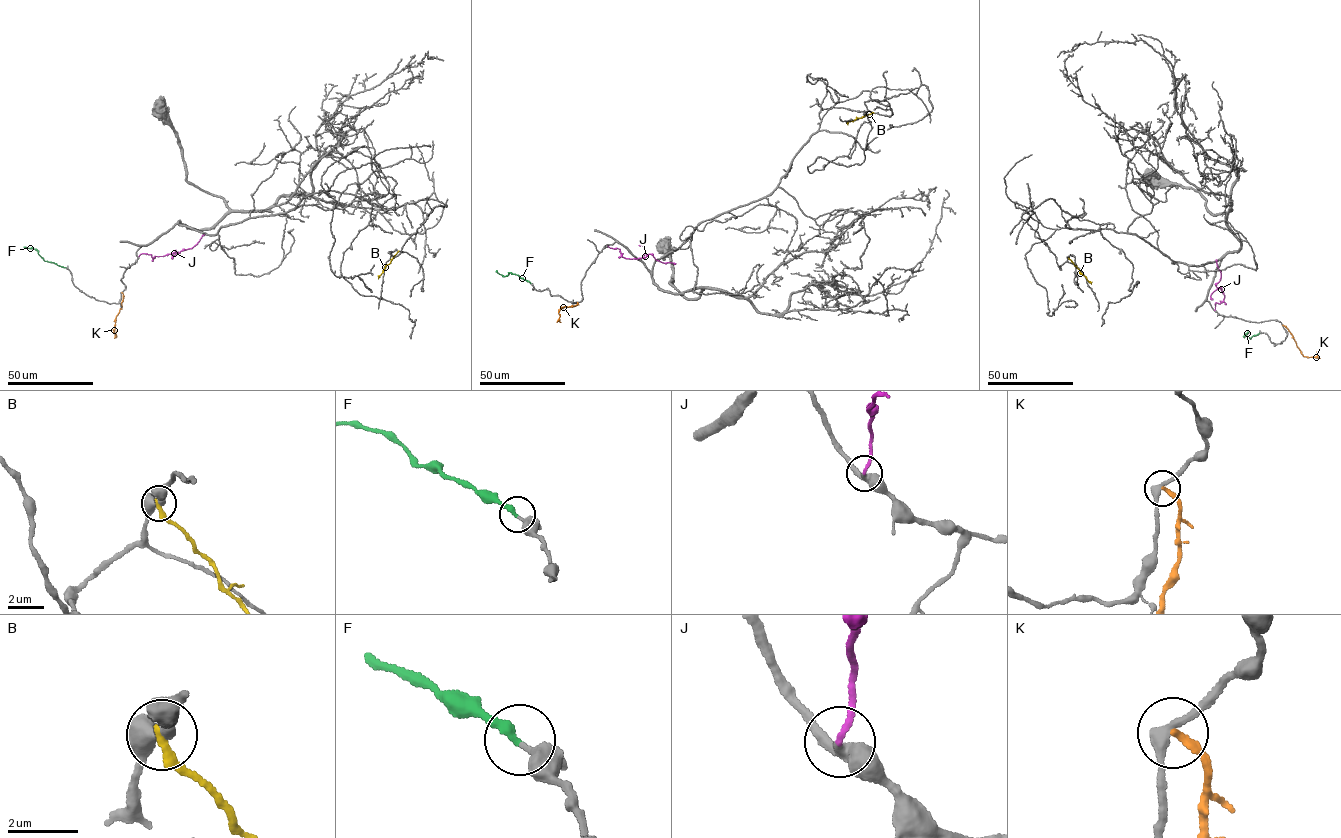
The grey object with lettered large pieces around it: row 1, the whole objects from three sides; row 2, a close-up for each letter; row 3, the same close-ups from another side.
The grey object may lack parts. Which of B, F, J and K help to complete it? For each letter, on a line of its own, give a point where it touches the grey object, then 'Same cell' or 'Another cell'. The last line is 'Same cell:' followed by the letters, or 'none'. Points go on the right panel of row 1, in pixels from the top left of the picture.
B: Touches grey at (1068, 257). Another cell
F: Touches grey at (1259, 333). Same cell
J: Touches grey at (1214, 310). Same cell
K: Touches grey at (1282, 325). Another cell
Same cell: F, J

